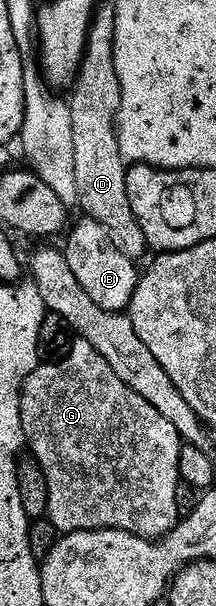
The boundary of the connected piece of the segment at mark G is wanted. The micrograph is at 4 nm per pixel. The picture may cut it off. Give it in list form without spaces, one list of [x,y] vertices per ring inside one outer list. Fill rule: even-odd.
[[[80,337],[74,338],[73,349],[68,355],[56,361],[42,362],[34,369],[31,377],[27,377],[24,389],[21,390],[21,420],[28,450],[33,450],[30,451],[32,458],[37,460],[37,464],[46,474],[47,489],[49,490],[47,518],[49,522],[57,526],[58,532],[130,531],[132,535],[156,541],[165,538],[176,529],[179,516],[175,493],[177,486],[182,483],[179,473],[179,453],[183,446],[181,434],[171,421],[167,421],[167,417],[163,417],[163,413],[159,413],[159,409],[155,409],[155,405],[151,405],[151,401],[139,397],[139,393],[135,393],[135,389],[123,385],[123,381],[119,381],[119,377],[115,377],[115,369],[111,369],[111,365],[107,365],[107,361],[103,361],[103,357],[99,357],[99,353],[95,353],[95,345],[91,345],[91,341]]]

